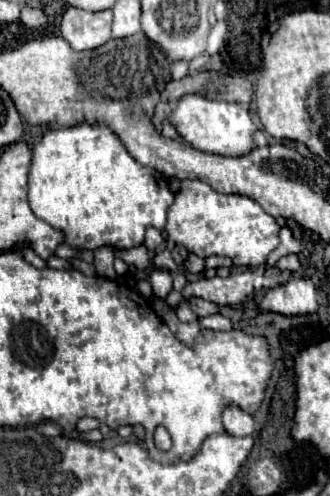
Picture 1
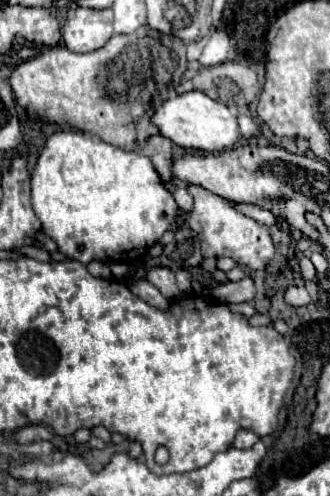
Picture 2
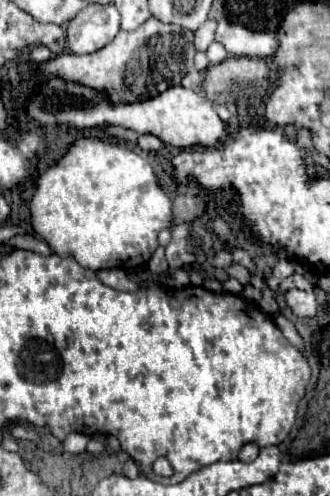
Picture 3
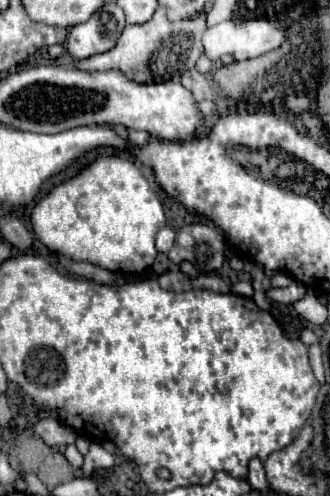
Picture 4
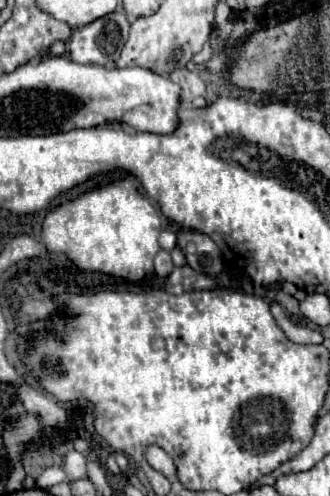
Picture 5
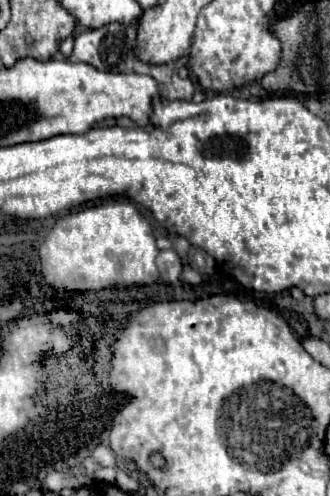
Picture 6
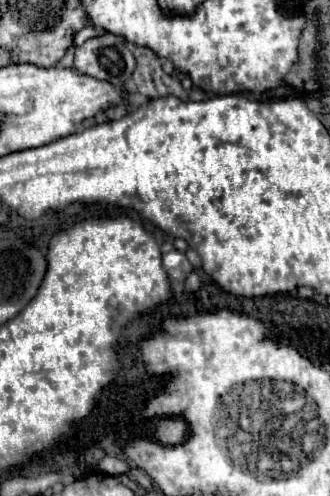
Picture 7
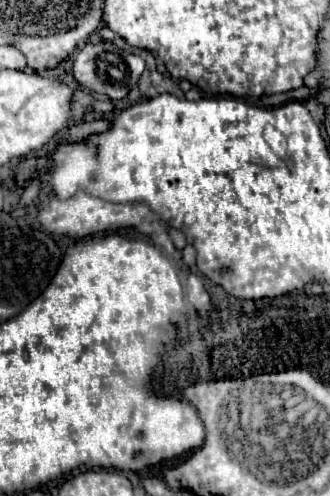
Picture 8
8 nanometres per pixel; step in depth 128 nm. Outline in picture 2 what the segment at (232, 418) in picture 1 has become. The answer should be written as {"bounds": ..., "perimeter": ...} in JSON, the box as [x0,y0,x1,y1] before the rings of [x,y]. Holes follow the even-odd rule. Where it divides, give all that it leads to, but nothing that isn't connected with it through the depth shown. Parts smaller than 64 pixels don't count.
{"bounds":[234,430,260,450],"perimeter":[[[244,430],[244,432],[238,432],[236,434],[236,440],[234,440],[234,448],[240,448],[240,450],[248,450],[252,448],[260,438],[252,432],[252,430]]]}

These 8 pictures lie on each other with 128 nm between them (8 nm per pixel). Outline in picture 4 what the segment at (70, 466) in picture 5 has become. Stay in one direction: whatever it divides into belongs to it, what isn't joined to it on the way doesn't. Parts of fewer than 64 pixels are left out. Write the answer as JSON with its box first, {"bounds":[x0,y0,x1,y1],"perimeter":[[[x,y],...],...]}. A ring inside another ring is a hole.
{"bounds":[64,444,84,468],"perimeter":[[[74,444],[66,446],[64,456],[66,456],[66,460],[68,460],[68,462],[70,462],[74,468],[80,468],[80,466],[82,466],[82,462],[84,462],[84,456],[78,452],[78,448],[76,448]]]}

